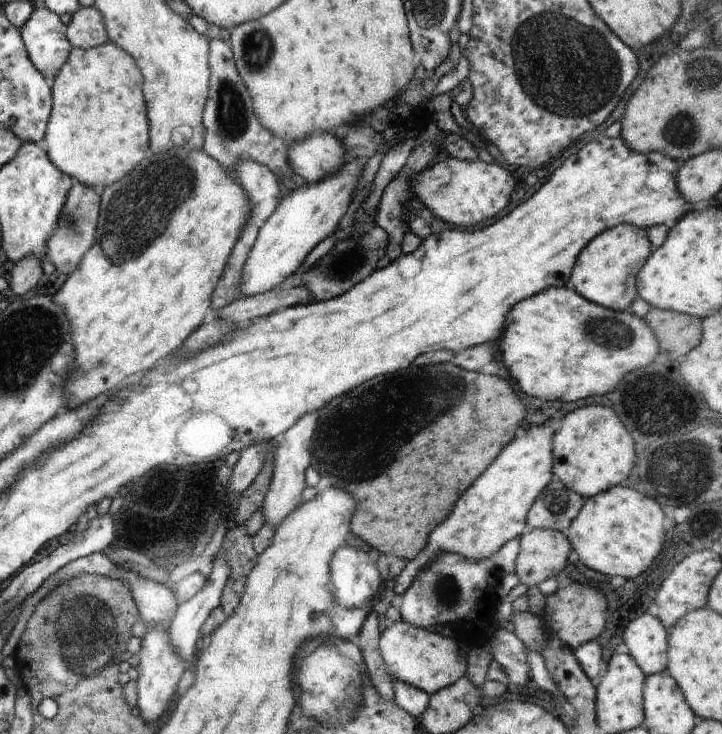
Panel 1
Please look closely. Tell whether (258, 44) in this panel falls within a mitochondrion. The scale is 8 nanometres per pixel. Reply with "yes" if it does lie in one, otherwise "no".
yes

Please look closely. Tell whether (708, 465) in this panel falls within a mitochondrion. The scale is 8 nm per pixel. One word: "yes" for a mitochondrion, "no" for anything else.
yes

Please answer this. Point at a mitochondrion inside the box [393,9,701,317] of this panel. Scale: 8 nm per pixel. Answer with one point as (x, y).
(564, 66)

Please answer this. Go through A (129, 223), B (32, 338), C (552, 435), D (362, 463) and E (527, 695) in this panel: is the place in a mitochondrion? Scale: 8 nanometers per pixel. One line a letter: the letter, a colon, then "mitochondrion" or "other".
A: mitochondrion
B: mitochondrion
C: other
D: mitochondrion
E: other

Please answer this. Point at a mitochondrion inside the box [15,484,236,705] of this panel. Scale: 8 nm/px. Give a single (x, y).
(87, 633)

